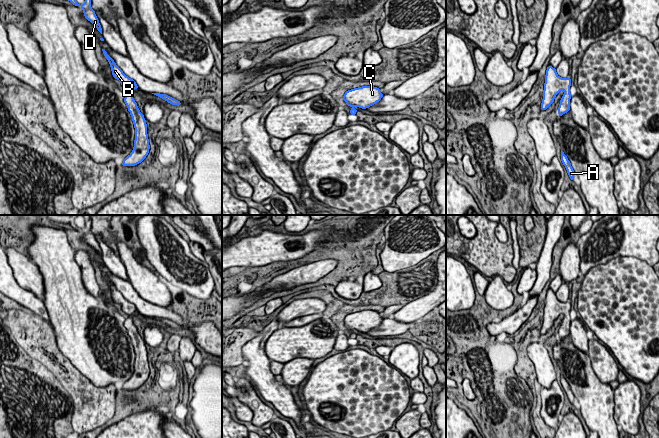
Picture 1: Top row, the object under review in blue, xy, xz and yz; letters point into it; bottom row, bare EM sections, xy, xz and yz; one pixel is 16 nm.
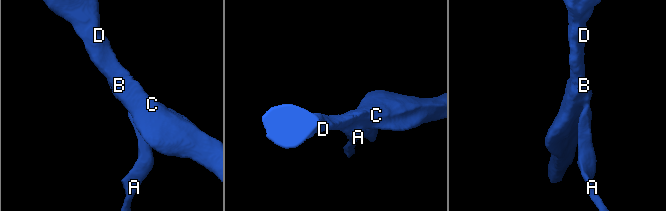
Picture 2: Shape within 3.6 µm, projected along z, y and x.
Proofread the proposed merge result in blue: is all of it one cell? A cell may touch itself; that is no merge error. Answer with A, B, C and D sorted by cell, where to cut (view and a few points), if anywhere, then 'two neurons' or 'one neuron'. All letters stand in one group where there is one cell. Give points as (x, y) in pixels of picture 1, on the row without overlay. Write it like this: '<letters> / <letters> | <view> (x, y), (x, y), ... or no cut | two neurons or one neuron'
A B C D | no cut | one neuron

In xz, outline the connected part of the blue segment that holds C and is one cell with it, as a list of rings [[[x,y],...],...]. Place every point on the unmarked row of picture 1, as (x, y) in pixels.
[[[362,310],[345,316],[343,324],[348,330],[351,330],[350,338],[355,339],[357,334],[355,330],[366,333],[381,324],[383,318],[380,313],[374,310]]]

